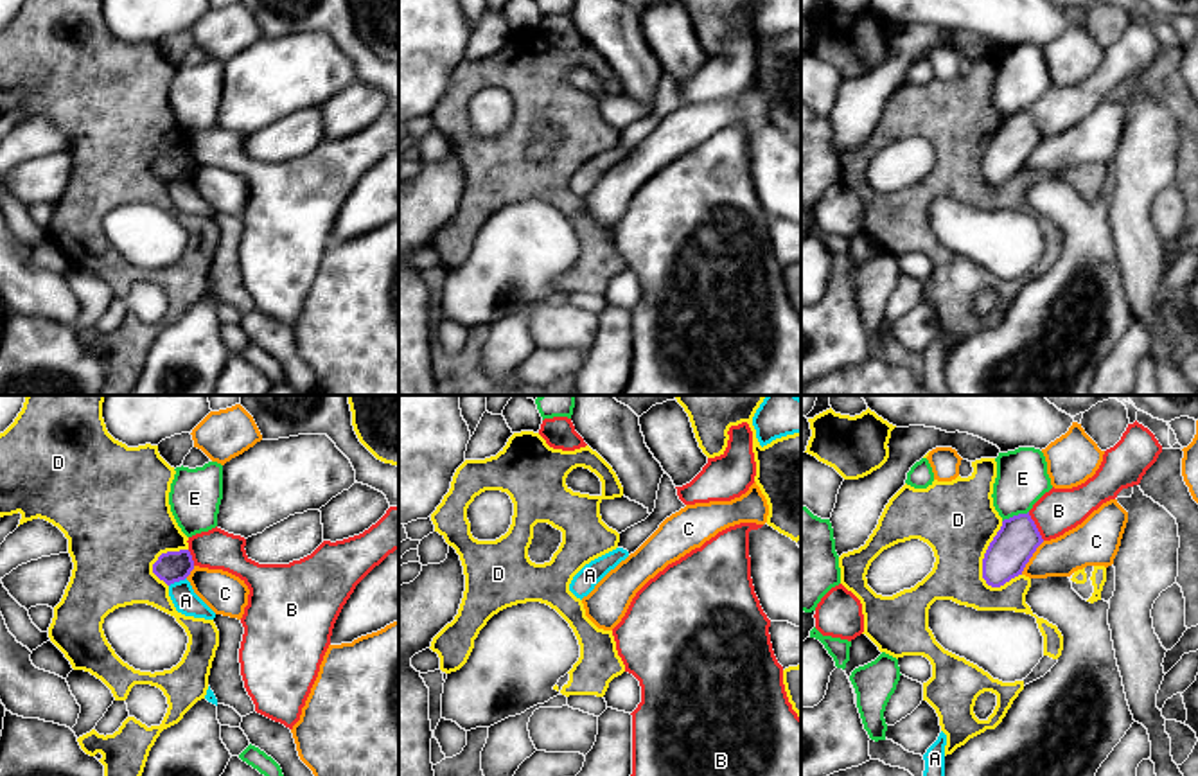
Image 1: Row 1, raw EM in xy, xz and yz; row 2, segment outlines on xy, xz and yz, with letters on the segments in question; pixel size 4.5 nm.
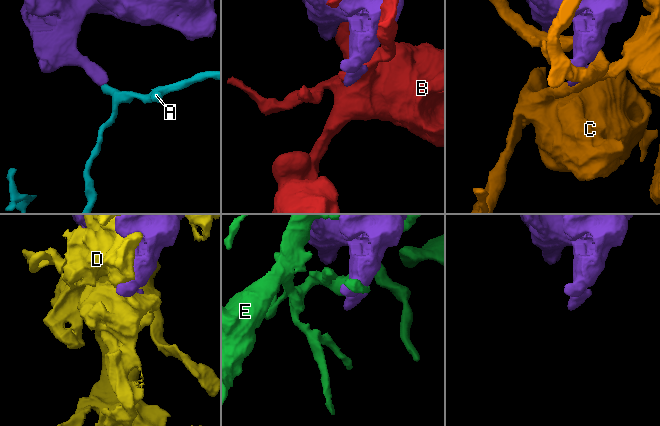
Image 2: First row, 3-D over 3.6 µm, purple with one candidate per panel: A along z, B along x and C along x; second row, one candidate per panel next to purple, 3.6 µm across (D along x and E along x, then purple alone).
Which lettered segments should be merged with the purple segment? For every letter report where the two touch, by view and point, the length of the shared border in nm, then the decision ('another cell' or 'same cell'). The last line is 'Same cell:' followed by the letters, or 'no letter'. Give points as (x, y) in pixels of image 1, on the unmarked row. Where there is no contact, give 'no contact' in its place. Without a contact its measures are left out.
A: meets purple in xy at (176, 178); contact 90 nm long; another cell
B: meets purple in yz at (1035, 124); contact 150 nm long; another cell
C: meets purple in yz at (1031, 153); contact 190 nm long; another cell
D: meets purple in yz at (985, 153); contact 300 nm long; another cell
E: meets purple in yz at (1015, 114); contact 130 nm long; another cell
Same cell: no letter

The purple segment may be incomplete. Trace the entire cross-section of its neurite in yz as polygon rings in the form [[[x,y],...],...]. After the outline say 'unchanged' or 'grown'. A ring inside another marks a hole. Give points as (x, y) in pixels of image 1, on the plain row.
[[[1029,110],[1004,117],[982,156],[982,176],[986,181],[1000,185],[1022,172],[1042,140],[1044,137]]]; unchanged

